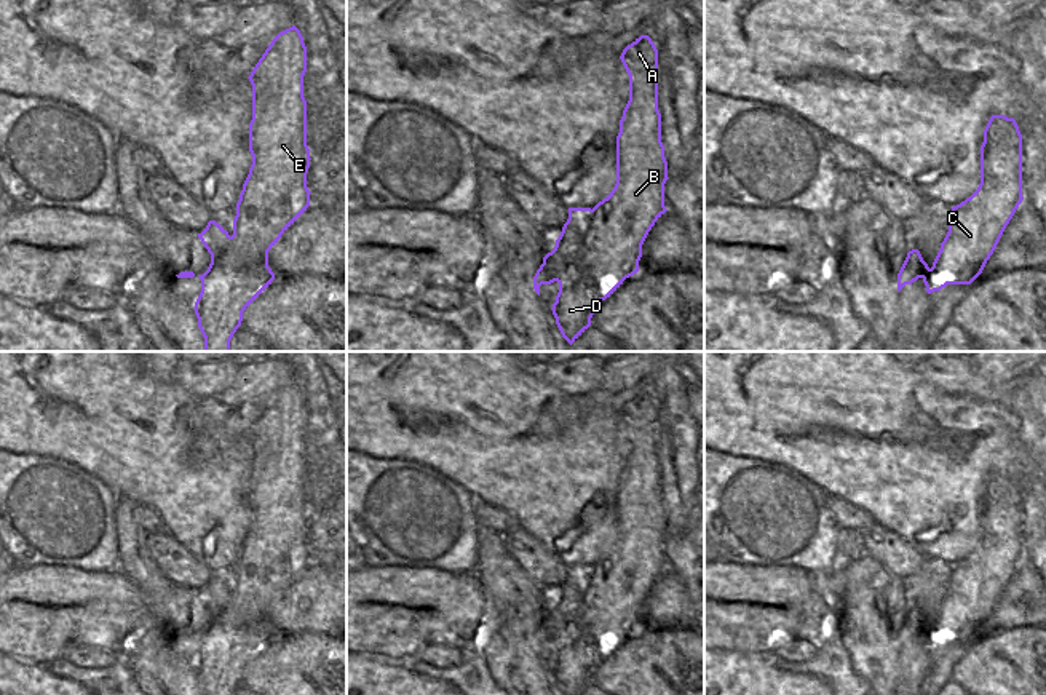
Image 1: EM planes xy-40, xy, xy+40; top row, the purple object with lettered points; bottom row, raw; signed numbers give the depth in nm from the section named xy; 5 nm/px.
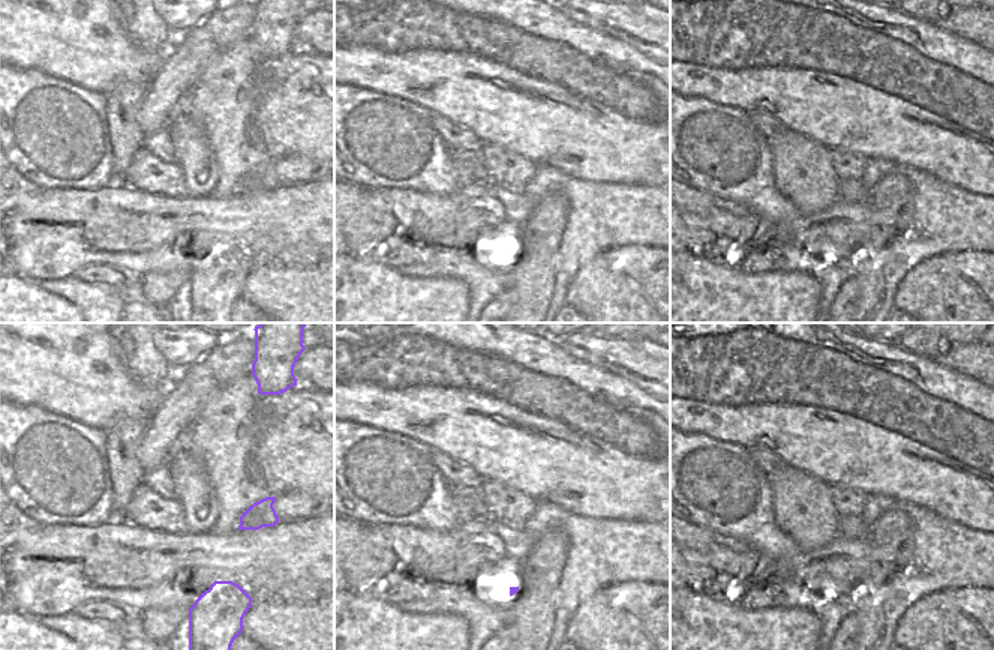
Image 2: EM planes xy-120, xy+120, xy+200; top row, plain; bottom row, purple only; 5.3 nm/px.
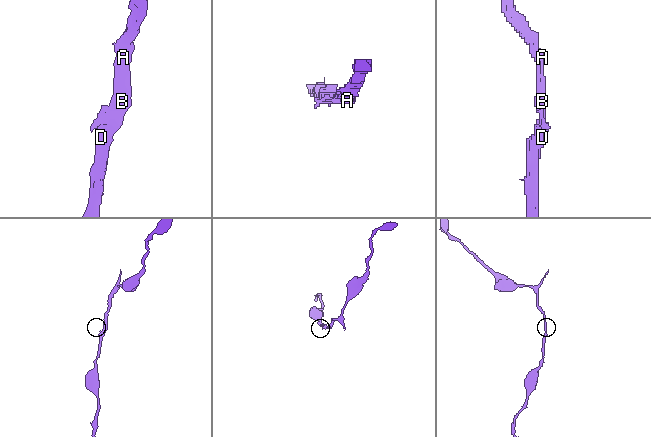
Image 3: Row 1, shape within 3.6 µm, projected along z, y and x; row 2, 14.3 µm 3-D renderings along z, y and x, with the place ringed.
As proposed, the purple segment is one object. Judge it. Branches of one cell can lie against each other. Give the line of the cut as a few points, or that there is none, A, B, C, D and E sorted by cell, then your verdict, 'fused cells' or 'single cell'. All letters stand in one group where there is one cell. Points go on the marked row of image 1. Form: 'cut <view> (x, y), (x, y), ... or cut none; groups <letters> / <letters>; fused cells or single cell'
cut none; groups A B C D E; single cell

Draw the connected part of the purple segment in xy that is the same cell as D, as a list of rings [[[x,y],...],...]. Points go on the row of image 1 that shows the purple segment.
[[[640,35],[620,59],[629,75],[629,101],[616,136],[616,184],[592,209],[569,208],[554,249],[533,276],[538,296],[541,284],[559,283],[551,310],[570,345],[591,326],[599,302],[639,272],[642,244],[668,211],[658,50],[648,35]]]

